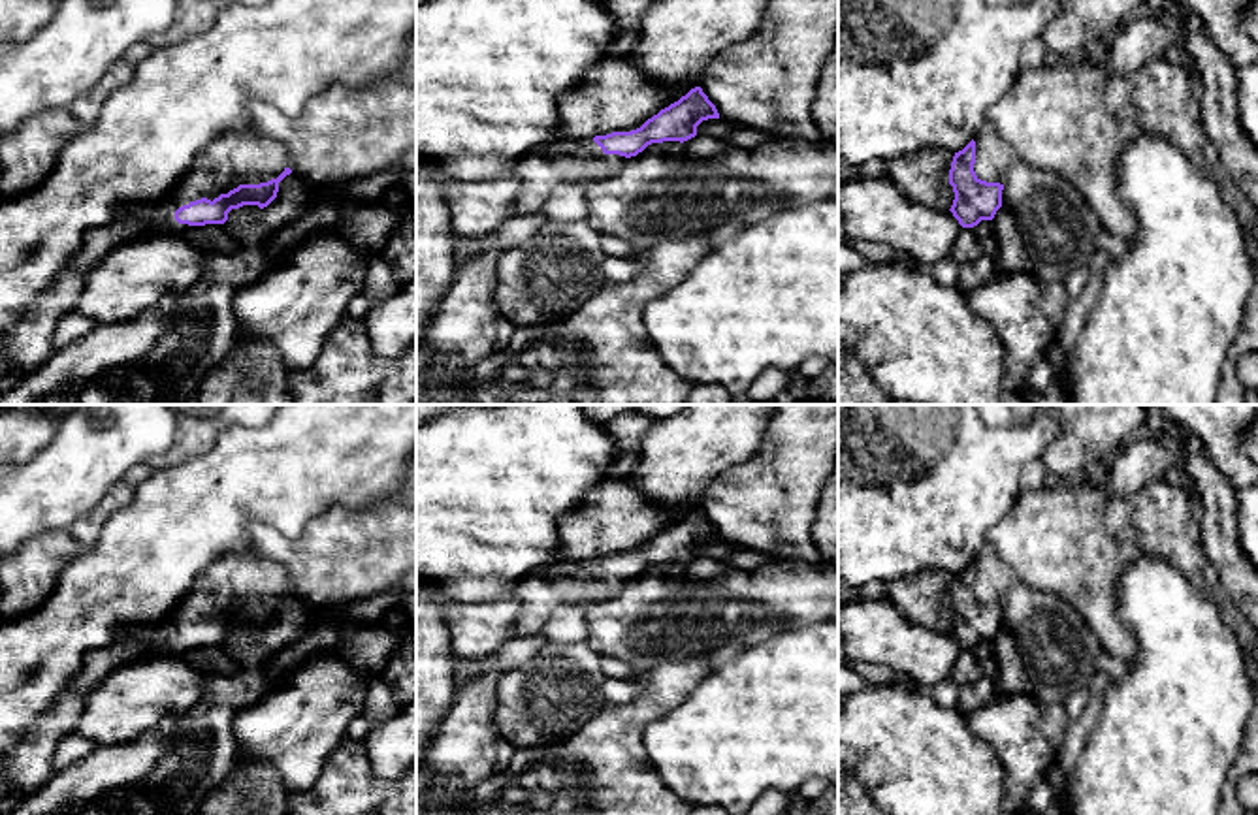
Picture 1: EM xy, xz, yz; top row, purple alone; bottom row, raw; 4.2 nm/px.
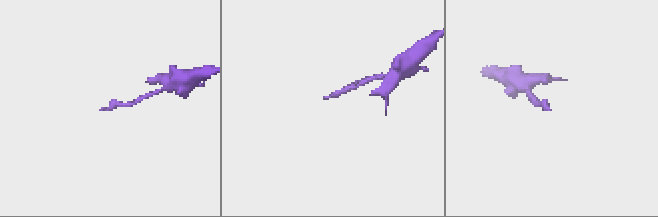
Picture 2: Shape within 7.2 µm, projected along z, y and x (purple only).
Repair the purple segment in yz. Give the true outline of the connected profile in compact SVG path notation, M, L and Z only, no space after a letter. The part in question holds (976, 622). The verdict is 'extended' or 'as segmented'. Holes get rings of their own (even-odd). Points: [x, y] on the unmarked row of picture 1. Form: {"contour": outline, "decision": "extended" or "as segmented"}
{"contour": "M991 546L955 574L949 591L955 621L949 632L962 649L994 640L1002 629L1004 604L1015 583L1013 568Z", "decision": "extended"}

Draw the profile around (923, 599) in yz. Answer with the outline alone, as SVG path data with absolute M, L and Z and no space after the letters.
M925 570L915 576L885 583L887 599L898 614L911 625L934 632L949 632L955 621L949 606L953 574L944 570Z

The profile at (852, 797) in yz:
M838 772L838 815L885 815L864 787L846 772Z

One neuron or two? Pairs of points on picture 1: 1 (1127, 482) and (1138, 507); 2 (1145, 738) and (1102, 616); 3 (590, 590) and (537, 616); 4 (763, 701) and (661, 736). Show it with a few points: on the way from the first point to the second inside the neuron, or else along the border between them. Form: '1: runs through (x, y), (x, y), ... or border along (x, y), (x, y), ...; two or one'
1: border along (1162, 479), (1130, 494), (1104, 488); two
2: border along (1123, 622), (1136, 642), (1136, 657), (1128, 665); two
3: runs through (577, 590), (562, 590), (548, 603); one
4: runs through (739, 725), (727, 736), (686, 736); one

